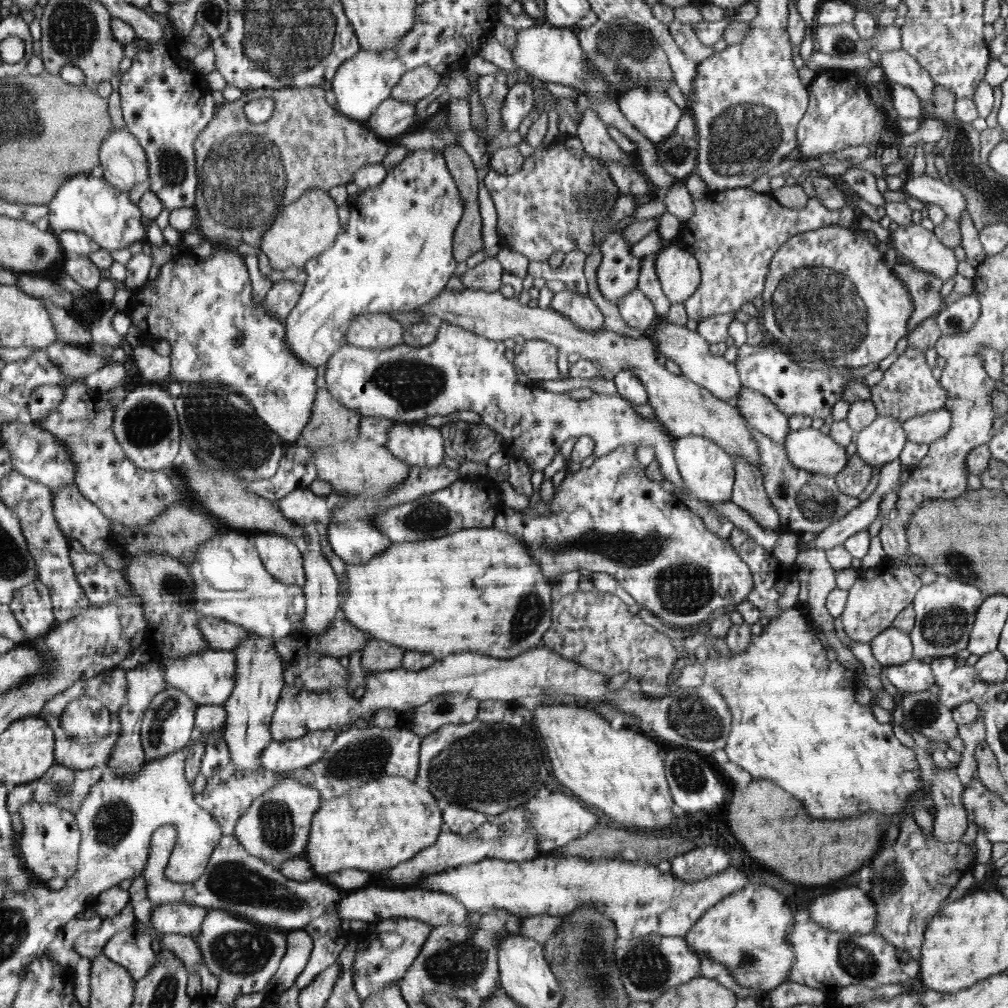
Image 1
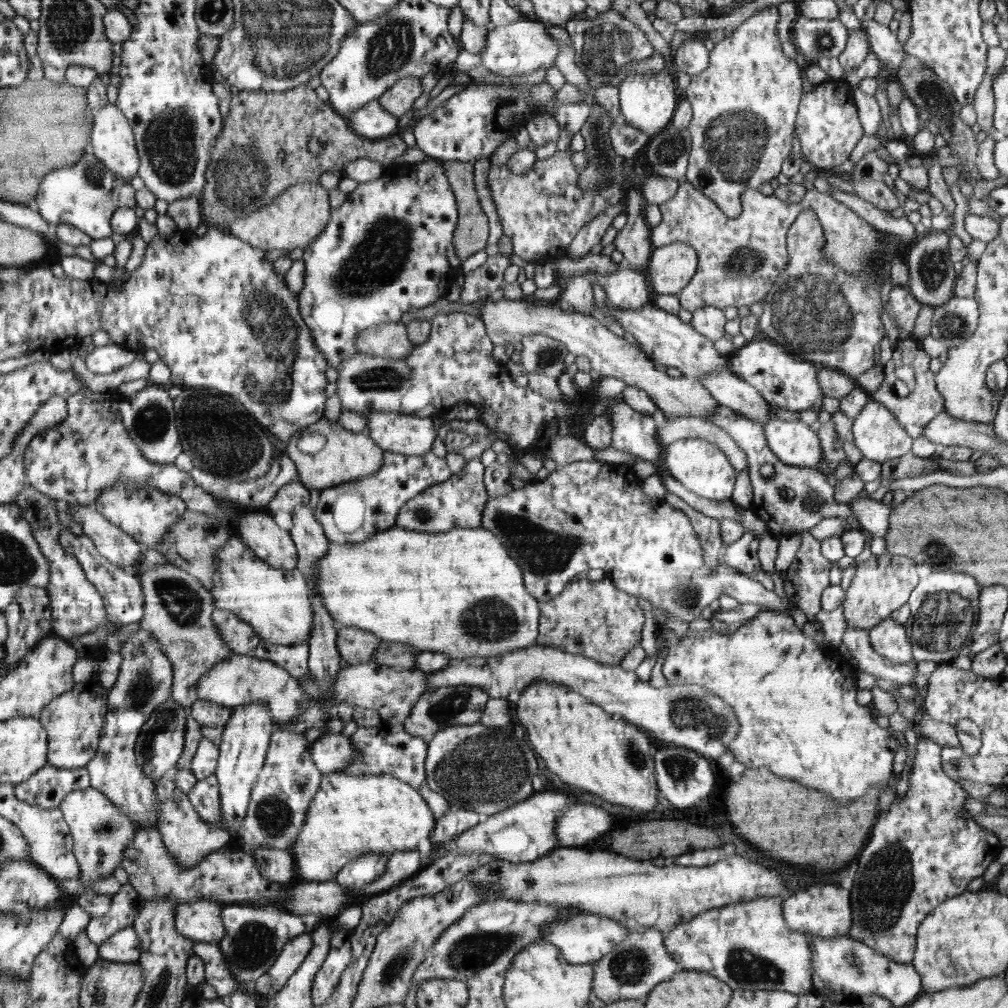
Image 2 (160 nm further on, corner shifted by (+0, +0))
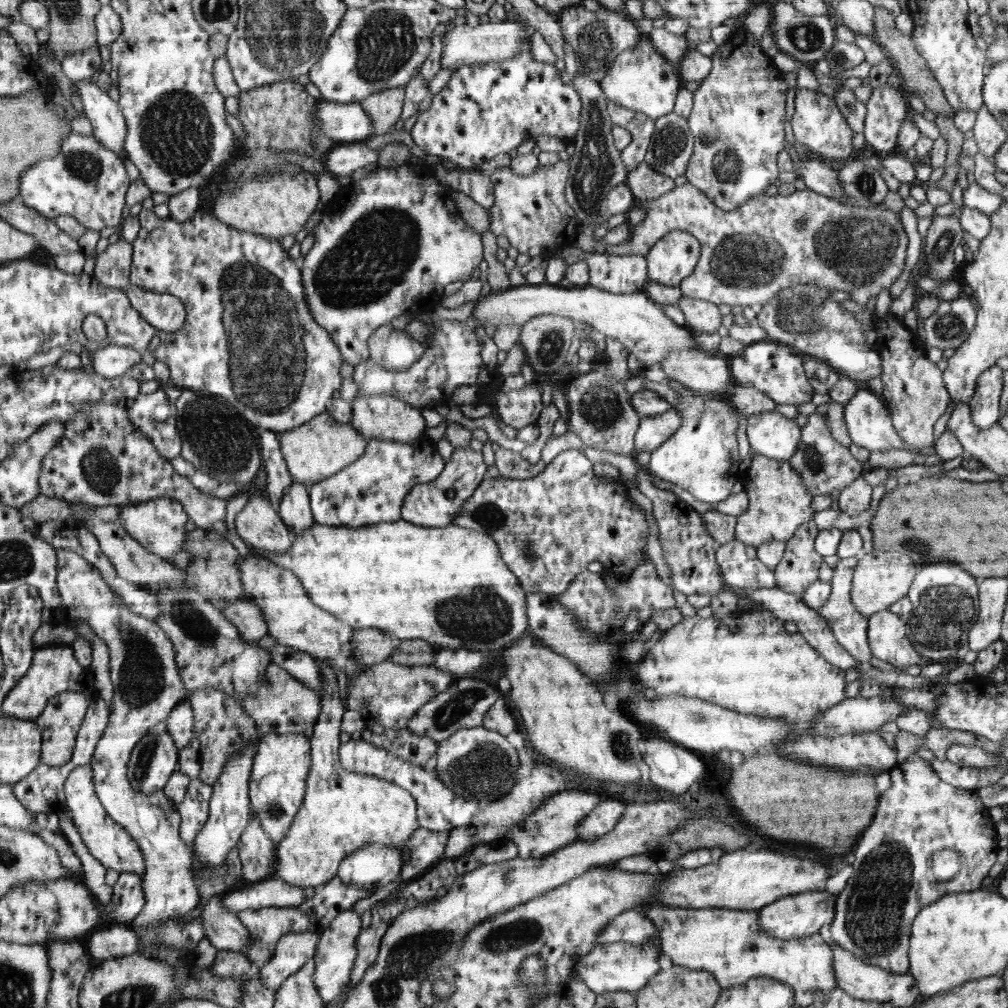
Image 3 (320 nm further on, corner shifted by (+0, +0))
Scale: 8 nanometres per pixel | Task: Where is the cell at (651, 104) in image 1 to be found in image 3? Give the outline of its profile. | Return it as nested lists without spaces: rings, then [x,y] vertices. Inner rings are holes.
[[[640,34],[641,41],[637,47],[620,52],[616,56],[611,69],[599,81],[607,100],[618,103],[624,108],[645,114],[648,118],[656,120],[673,111],[674,100],[680,88],[680,80],[674,72],[674,66],[662,60],[660,54],[652,48],[644,34]]]

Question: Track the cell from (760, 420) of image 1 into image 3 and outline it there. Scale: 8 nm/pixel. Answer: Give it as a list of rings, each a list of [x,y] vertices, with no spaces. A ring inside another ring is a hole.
[[[674,351],[661,360],[667,378],[689,389],[727,398],[729,388],[738,384],[731,376],[728,359],[705,351]]]

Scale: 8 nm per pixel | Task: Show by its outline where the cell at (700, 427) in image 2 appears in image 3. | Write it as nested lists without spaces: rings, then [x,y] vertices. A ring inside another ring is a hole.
[[[670,408],[662,415],[641,419],[635,438],[636,453],[654,452],[676,433],[680,426],[682,426],[682,417],[675,408]]]

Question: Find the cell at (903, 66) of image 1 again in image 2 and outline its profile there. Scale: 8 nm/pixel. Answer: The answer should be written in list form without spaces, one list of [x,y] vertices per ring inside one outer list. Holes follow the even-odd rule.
[[[864,16],[860,21],[861,28],[867,36],[870,48],[879,56],[879,61],[884,62],[896,76],[902,68],[903,56],[906,54],[903,45],[897,39],[890,27],[884,26],[875,20]]]

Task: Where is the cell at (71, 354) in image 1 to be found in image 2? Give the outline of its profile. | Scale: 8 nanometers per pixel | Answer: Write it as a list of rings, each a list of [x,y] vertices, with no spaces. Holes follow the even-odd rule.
[[[111,343],[96,347],[94,351],[88,353],[85,362],[90,371],[99,375],[116,372],[116,370],[128,366],[135,358],[137,358],[137,353],[134,353],[129,347],[125,348]]]

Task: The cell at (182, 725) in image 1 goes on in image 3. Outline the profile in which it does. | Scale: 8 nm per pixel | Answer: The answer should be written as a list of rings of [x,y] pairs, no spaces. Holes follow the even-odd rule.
[[[164,720],[153,726],[133,748],[128,777],[142,794],[161,793],[180,760],[179,748]]]

